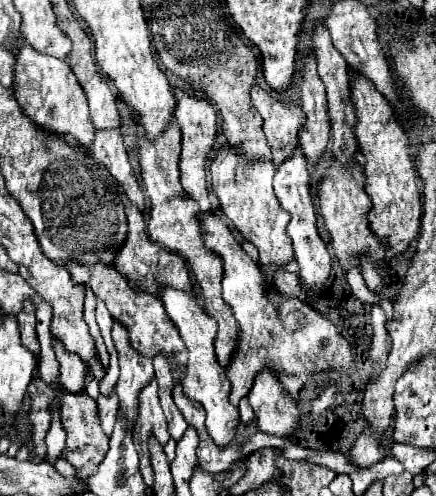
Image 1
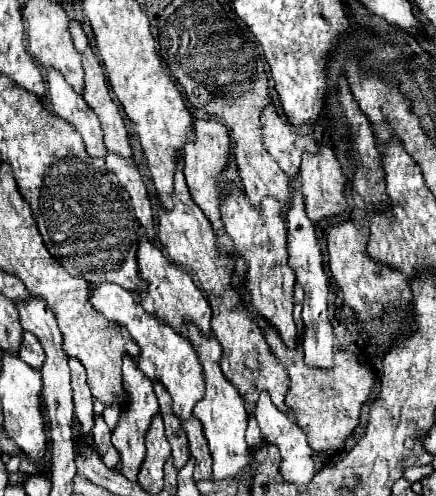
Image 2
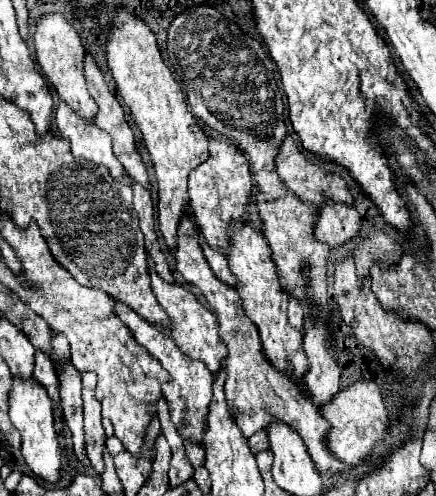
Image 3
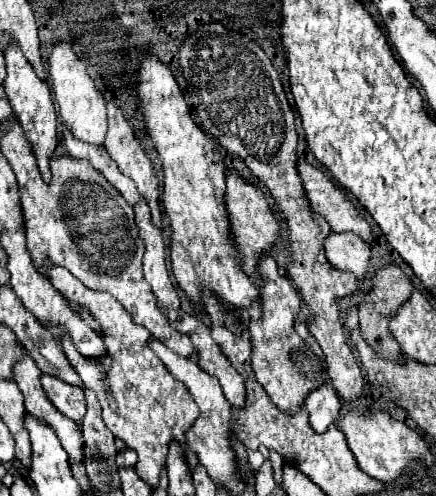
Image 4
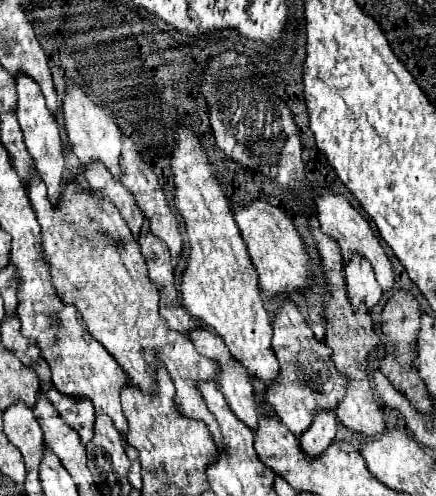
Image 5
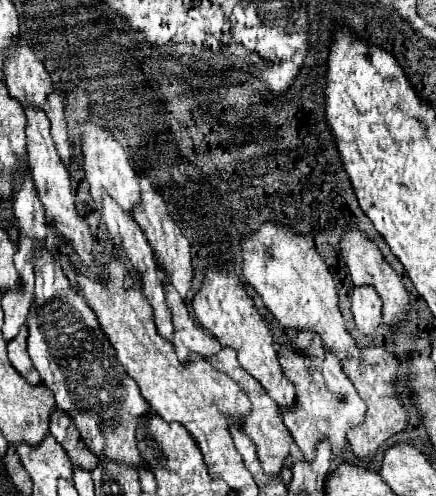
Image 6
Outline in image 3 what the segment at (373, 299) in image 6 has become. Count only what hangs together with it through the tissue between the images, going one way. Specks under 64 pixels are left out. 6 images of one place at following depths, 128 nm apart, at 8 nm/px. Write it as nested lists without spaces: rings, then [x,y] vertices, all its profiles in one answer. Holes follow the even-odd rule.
[[[324,204],[324,208],[318,208],[318,214],[320,216],[314,228],[318,242],[332,248],[344,248],[350,240],[360,236],[360,216],[354,206]]]

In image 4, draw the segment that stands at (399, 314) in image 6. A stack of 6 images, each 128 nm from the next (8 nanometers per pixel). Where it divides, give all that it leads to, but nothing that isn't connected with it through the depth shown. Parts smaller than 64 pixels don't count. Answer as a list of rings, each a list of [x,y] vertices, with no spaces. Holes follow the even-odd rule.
[[[298,160],[298,172],[312,210],[330,224],[332,232],[354,232],[366,244],[374,242],[370,224],[358,214],[350,198],[340,192],[340,188],[332,184],[332,180],[322,170],[314,168],[306,160]]]

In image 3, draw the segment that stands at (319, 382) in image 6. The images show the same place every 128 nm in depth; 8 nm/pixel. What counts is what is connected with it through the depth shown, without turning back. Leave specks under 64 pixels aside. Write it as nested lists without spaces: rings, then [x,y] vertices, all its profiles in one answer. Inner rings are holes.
[[[236,224],[230,226],[230,248],[228,248],[228,264],[232,274],[238,278],[238,294],[244,302],[244,314],[250,318],[250,322],[258,328],[260,344],[266,360],[276,366],[278,370],[290,374],[292,380],[300,382],[304,374],[308,372],[308,358],[302,348],[302,332],[294,330],[288,324],[286,308],[290,294],[280,286],[280,280],[276,276],[276,264],[272,260],[272,250],[268,248],[268,242],[260,232],[256,232],[250,224]]]

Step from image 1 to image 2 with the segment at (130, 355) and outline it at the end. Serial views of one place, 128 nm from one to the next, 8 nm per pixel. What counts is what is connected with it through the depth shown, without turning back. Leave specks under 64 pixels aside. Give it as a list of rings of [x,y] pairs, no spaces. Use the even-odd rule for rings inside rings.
[[[124,360],[124,388],[128,388],[128,394],[130,394],[128,412],[120,414],[118,428],[112,434],[112,444],[120,452],[120,474],[126,476],[128,480],[136,480],[140,472],[140,464],[144,462],[144,454],[146,454],[144,436],[150,428],[152,418],[158,414],[158,400],[152,390],[152,382],[132,364],[132,360]]]

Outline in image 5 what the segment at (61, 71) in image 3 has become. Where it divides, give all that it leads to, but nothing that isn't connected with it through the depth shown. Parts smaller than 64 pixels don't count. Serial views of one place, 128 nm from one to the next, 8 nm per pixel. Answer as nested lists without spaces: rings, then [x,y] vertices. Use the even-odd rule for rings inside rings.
[[[68,84],[66,96],[64,96],[64,120],[66,120],[66,134],[70,140],[72,152],[78,156],[82,166],[90,166],[94,162],[104,164],[116,180],[122,178],[120,170],[120,154],[122,154],[122,132],[116,126],[116,122],[108,116],[108,112],[100,106],[96,106],[78,86]]]

